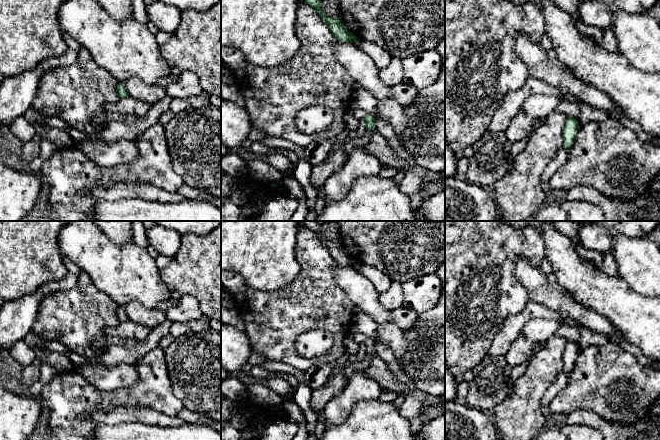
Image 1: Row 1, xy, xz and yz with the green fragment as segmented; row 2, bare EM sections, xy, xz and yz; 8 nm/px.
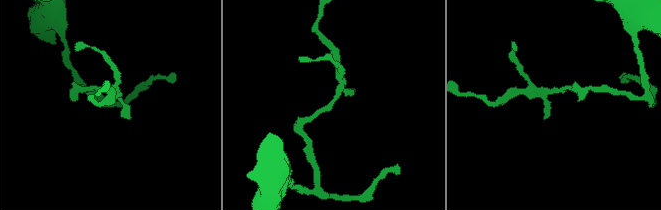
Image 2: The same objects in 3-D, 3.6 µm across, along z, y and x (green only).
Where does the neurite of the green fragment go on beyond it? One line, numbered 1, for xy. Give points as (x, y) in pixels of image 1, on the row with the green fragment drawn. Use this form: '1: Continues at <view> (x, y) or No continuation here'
1: No continuation here

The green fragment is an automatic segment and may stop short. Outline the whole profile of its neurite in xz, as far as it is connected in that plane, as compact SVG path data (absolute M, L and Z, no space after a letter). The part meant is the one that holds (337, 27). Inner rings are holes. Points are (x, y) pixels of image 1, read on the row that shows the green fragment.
M305 0L305 3L316 9L321 19L328 25L333 35L342 42L357 42L357 37L349 31L339 17L331 17L323 13L320 0Z

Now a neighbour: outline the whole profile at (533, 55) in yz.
M519 32L515 39L515 50L519 59L526 65L529 77L542 80L554 87L566 88L583 103L606 111L609 117L620 122L616 102L602 90L554 65L540 42L534 42L528 35Z

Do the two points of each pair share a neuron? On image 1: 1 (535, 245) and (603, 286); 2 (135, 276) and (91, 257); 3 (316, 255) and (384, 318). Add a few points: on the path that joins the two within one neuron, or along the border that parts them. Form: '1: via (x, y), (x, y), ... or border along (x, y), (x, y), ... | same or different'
1: border along (539, 231), (544, 243), (544, 254), (546, 257) | different
2: via (124, 273), (112, 269), (102, 260) | same
3: border along (336, 263), (333, 269), (334, 281), (344, 292) | different

